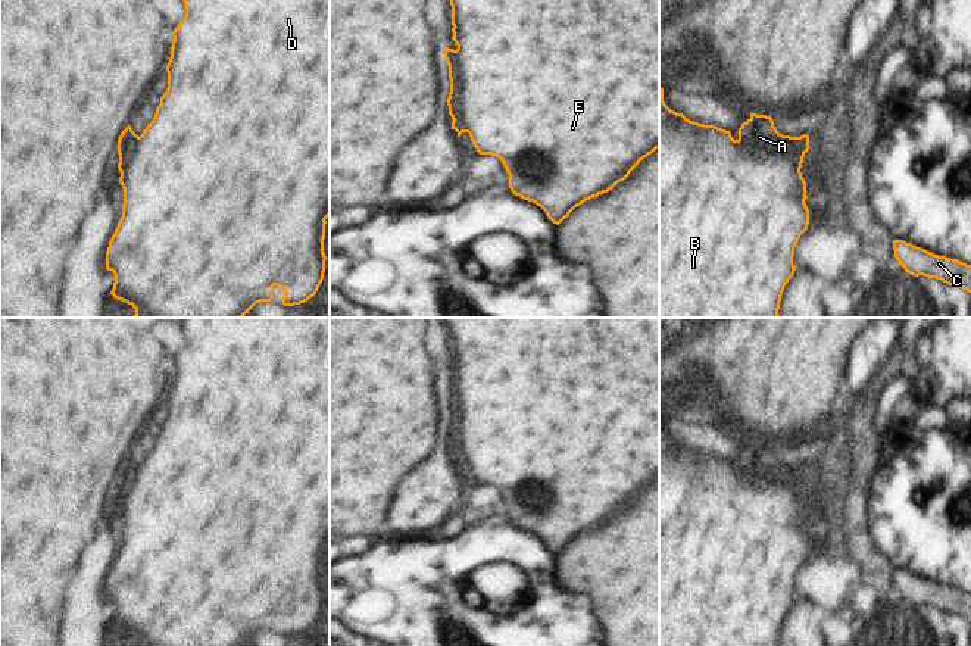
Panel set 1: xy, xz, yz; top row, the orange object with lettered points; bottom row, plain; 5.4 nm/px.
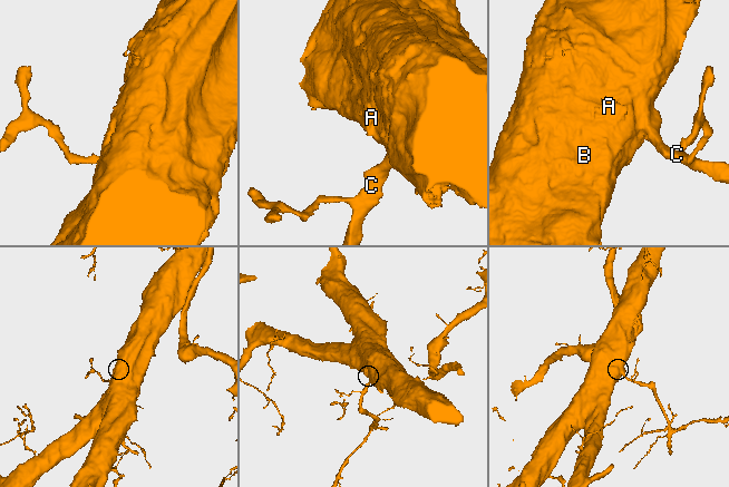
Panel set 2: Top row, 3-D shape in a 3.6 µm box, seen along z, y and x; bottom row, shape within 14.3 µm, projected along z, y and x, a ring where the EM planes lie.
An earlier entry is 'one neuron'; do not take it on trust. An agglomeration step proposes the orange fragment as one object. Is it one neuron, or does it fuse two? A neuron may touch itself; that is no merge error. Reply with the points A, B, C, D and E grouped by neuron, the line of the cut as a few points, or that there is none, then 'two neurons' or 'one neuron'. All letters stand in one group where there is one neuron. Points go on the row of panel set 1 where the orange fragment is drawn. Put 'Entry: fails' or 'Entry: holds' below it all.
A B C D E | no cut | one neuron
Entry: holds

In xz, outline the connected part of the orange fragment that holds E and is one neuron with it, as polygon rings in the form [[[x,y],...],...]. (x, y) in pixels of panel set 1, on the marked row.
[[[450,0],[450,6],[452,40],[458,46],[456,50],[444,50],[452,129],[458,137],[468,132],[480,155],[499,157],[509,175],[511,191],[540,206],[553,224],[559,225],[586,200],[612,190],[659,149],[659,0]]]

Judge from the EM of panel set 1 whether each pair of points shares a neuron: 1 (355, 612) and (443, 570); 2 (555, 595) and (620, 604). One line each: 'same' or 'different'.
1: same
2: different

